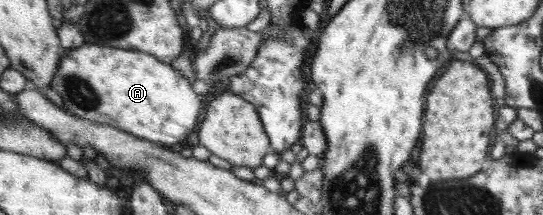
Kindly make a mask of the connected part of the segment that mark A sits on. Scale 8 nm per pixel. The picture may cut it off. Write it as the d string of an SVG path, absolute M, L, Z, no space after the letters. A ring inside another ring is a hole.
M86 44L67 51L50 88L60 94L65 109L78 117L117 127L118 130L124 130L125 134L166 148L182 142L192 132L200 112L200 98L192 90L192 84L174 70L170 63L162 62L153 54L142 51L124 50L100 44Z

